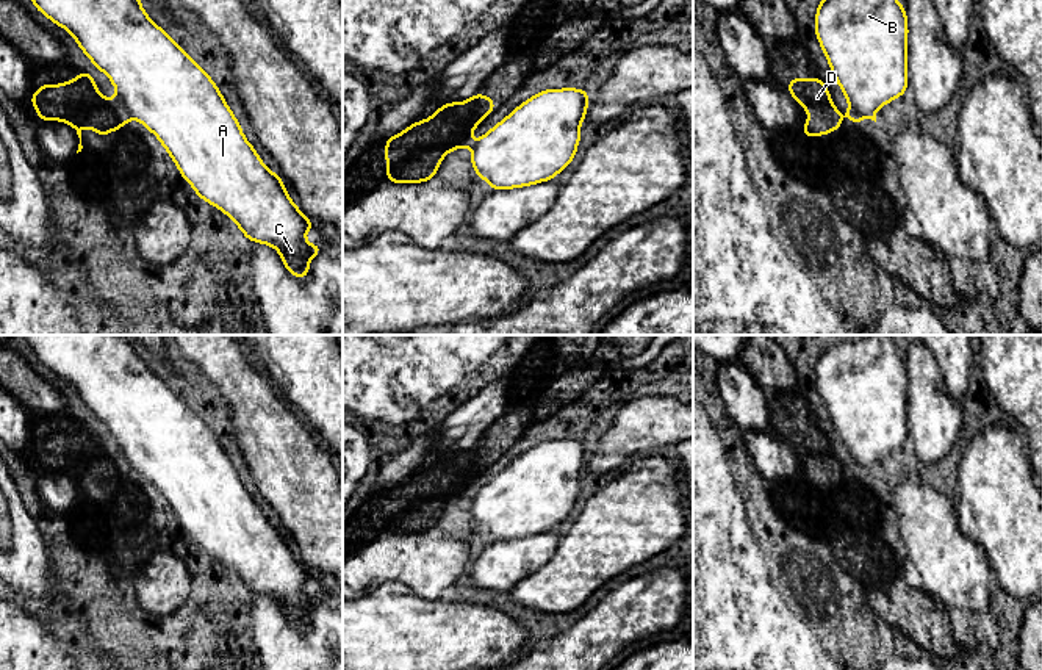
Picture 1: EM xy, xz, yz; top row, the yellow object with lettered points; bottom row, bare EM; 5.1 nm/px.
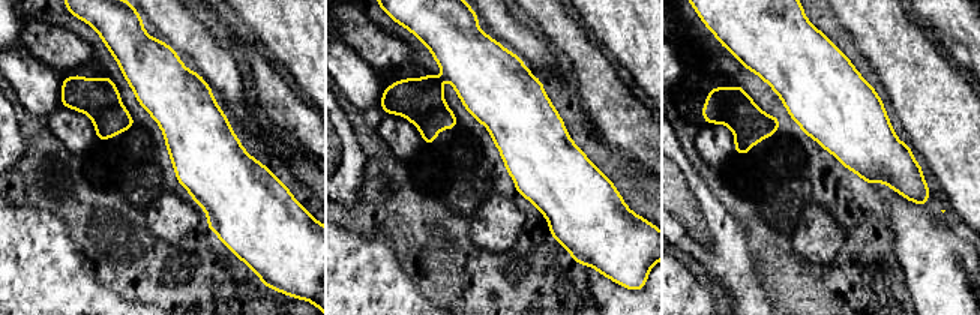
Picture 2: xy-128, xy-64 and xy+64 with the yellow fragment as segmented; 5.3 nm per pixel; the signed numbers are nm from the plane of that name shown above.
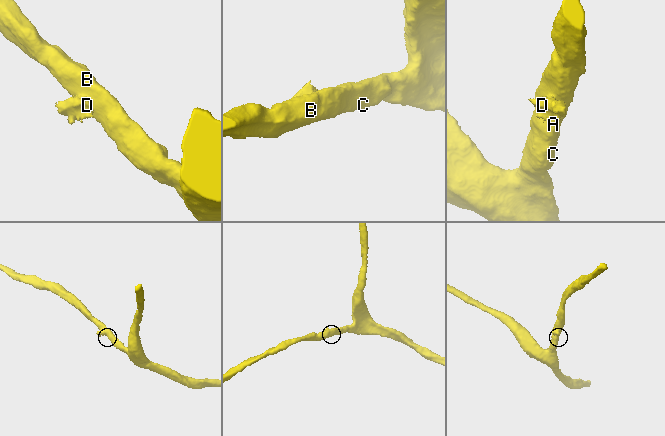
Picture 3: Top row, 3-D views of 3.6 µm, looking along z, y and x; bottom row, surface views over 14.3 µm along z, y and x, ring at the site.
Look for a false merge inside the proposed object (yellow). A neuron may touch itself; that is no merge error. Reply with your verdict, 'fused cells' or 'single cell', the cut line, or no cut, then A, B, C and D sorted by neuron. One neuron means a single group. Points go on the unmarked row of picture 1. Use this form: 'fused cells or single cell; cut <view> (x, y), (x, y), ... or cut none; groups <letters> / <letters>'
fused cells; cut xy (118, 446), (132, 467); groups A B C / D

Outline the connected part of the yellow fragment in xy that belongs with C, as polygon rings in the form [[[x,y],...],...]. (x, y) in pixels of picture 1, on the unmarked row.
[[[22,335],[36,360],[55,376],[67,380],[92,415],[105,423],[131,468],[152,482],[169,502],[196,545],[225,564],[247,592],[275,598],[286,621],[297,629],[310,623],[308,612],[322,603],[308,595],[305,584],[316,578],[294,556],[278,524],[271,523],[246,490],[238,470],[210,426],[144,362],[138,343],[128,335]]]

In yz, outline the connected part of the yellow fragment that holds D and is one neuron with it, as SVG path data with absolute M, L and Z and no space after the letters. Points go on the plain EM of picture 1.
M815 426L814 429L789 429L789 445L807 462L809 471L801 477L801 484L809 490L823 487L842 477L842 463L834 457L826 435Z

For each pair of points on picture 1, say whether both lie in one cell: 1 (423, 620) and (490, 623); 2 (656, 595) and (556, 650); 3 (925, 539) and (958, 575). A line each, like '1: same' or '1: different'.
1: same
2: same
3: same

